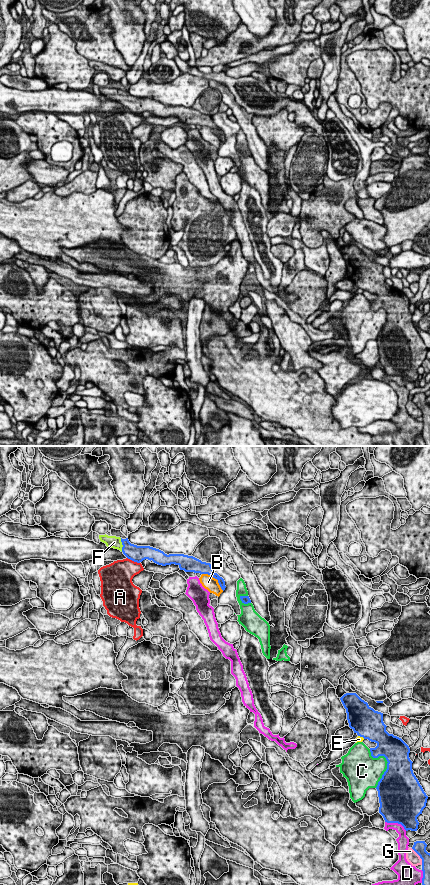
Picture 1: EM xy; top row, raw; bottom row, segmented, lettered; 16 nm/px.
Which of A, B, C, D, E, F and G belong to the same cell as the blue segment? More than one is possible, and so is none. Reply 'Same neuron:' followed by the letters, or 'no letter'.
Same neuron: F

